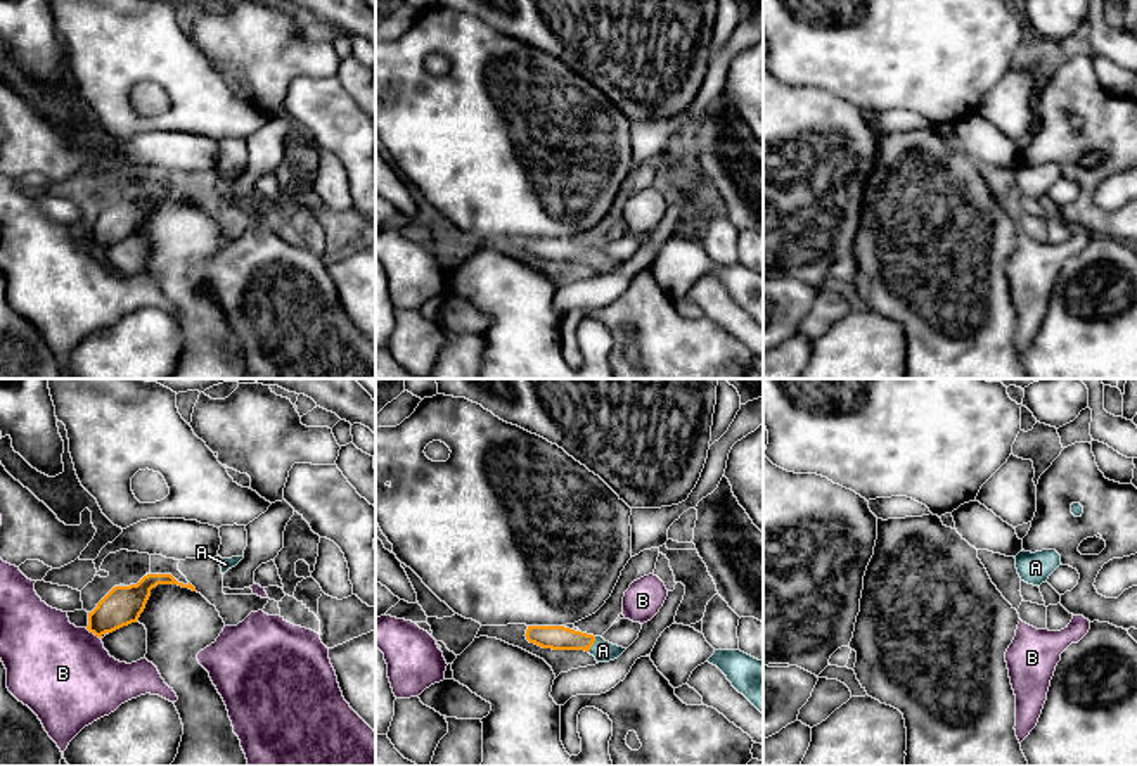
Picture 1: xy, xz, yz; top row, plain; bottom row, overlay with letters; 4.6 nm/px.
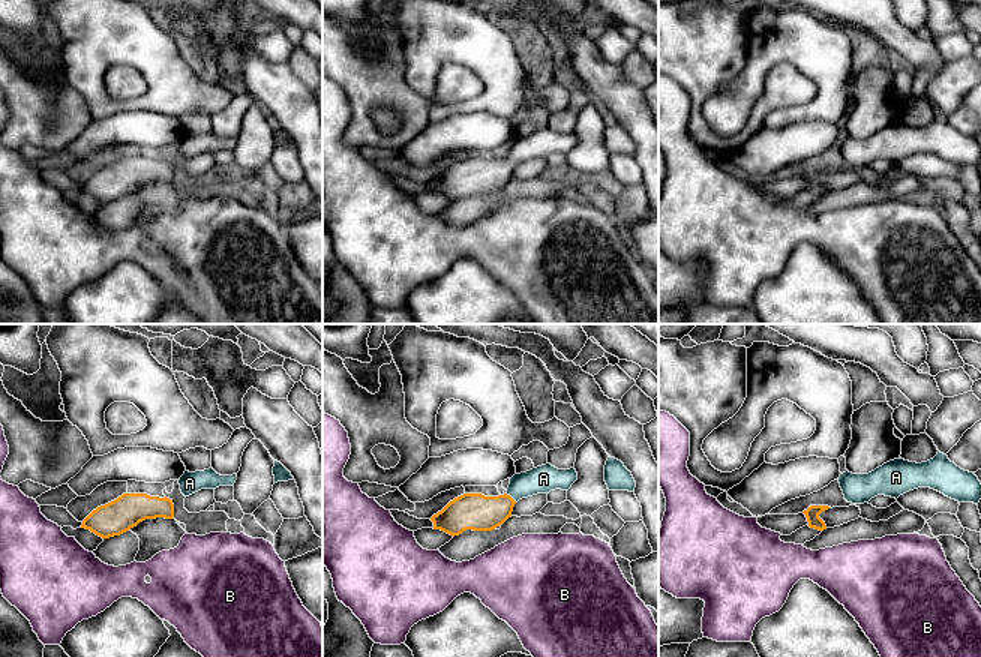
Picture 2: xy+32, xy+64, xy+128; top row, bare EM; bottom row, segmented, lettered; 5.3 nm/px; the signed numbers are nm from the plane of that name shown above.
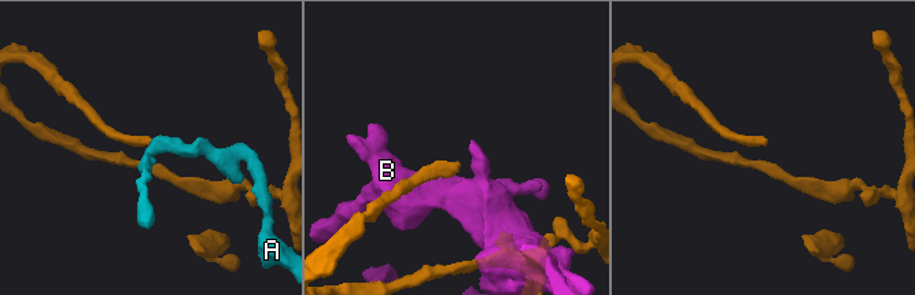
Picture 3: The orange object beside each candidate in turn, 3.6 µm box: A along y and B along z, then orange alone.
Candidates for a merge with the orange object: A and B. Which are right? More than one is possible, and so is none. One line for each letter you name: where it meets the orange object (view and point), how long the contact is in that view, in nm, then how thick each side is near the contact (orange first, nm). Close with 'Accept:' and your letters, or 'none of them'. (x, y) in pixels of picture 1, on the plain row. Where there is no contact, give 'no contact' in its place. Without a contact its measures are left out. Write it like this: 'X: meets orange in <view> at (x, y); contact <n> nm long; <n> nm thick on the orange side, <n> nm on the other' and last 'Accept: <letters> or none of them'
A: meets orange in xz at (592, 256); contact 80 nm long; 110 nm thick on the orange side, 100 nm on the other
Accept: A

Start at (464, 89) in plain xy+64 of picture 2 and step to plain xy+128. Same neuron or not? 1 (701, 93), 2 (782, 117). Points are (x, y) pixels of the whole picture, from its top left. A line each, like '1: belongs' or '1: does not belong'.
1: belongs
2: does not belong

